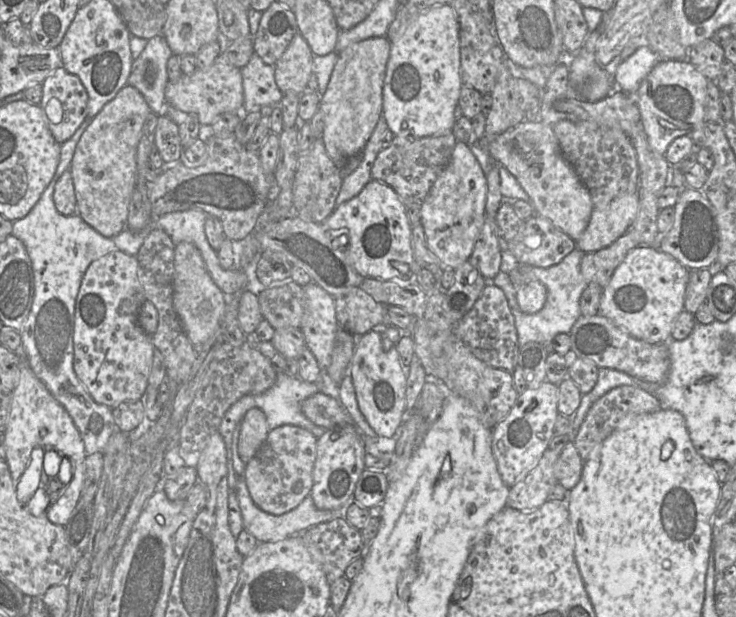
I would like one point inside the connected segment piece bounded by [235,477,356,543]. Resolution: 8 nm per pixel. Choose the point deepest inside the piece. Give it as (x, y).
(265, 527)

